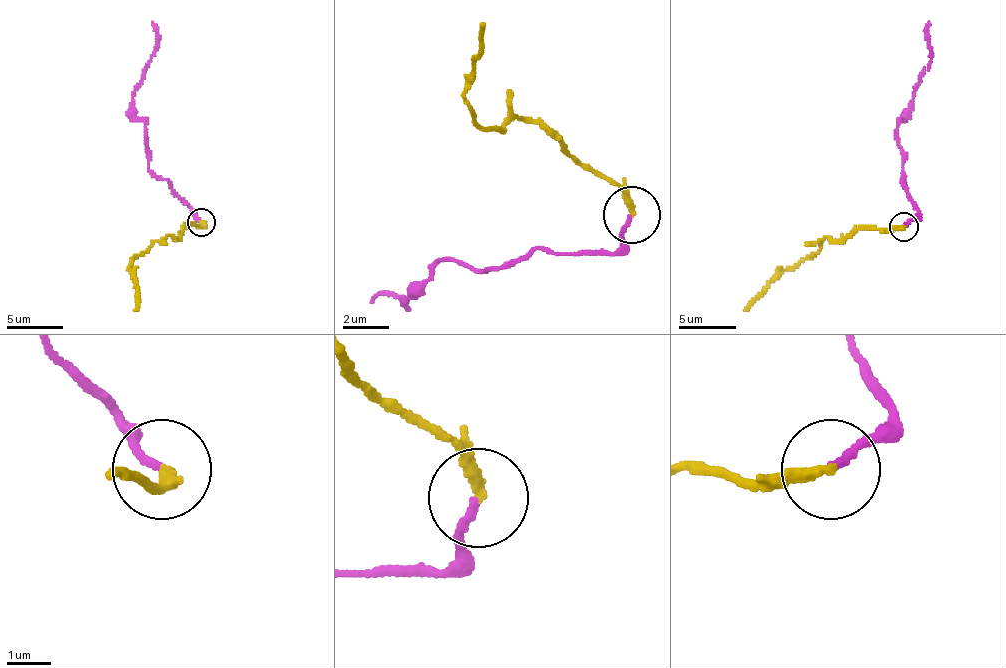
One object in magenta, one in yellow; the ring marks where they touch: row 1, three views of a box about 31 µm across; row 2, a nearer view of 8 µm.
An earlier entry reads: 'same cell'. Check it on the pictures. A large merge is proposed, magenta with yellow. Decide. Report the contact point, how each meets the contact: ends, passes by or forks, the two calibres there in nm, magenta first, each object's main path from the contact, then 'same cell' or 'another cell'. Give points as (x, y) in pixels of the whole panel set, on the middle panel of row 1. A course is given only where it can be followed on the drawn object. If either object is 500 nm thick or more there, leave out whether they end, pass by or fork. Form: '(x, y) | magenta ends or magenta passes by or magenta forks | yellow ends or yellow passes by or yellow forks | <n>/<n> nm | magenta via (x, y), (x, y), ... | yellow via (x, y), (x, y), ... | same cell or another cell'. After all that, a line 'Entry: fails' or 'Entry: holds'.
(631, 214) | magenta ends | yellow ends | 160/260 nm | magenta via (629, 213), (609, 252), (437, 261), (407, 308), (368, 301) | yellow via (629, 213), (613, 185), (576, 162), (556, 135), (534, 124), (477, 126), (467, 87), (484, 49), (480, 21) | another cell
Entry: fails

